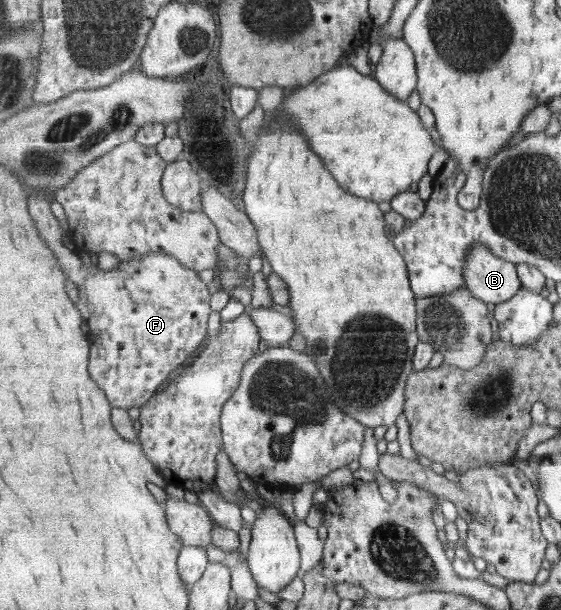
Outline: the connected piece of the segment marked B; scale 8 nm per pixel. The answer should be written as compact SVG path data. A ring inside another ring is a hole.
M477 245L465 259L465 285L482 301L495 307L512 299L522 288L517 265Z

